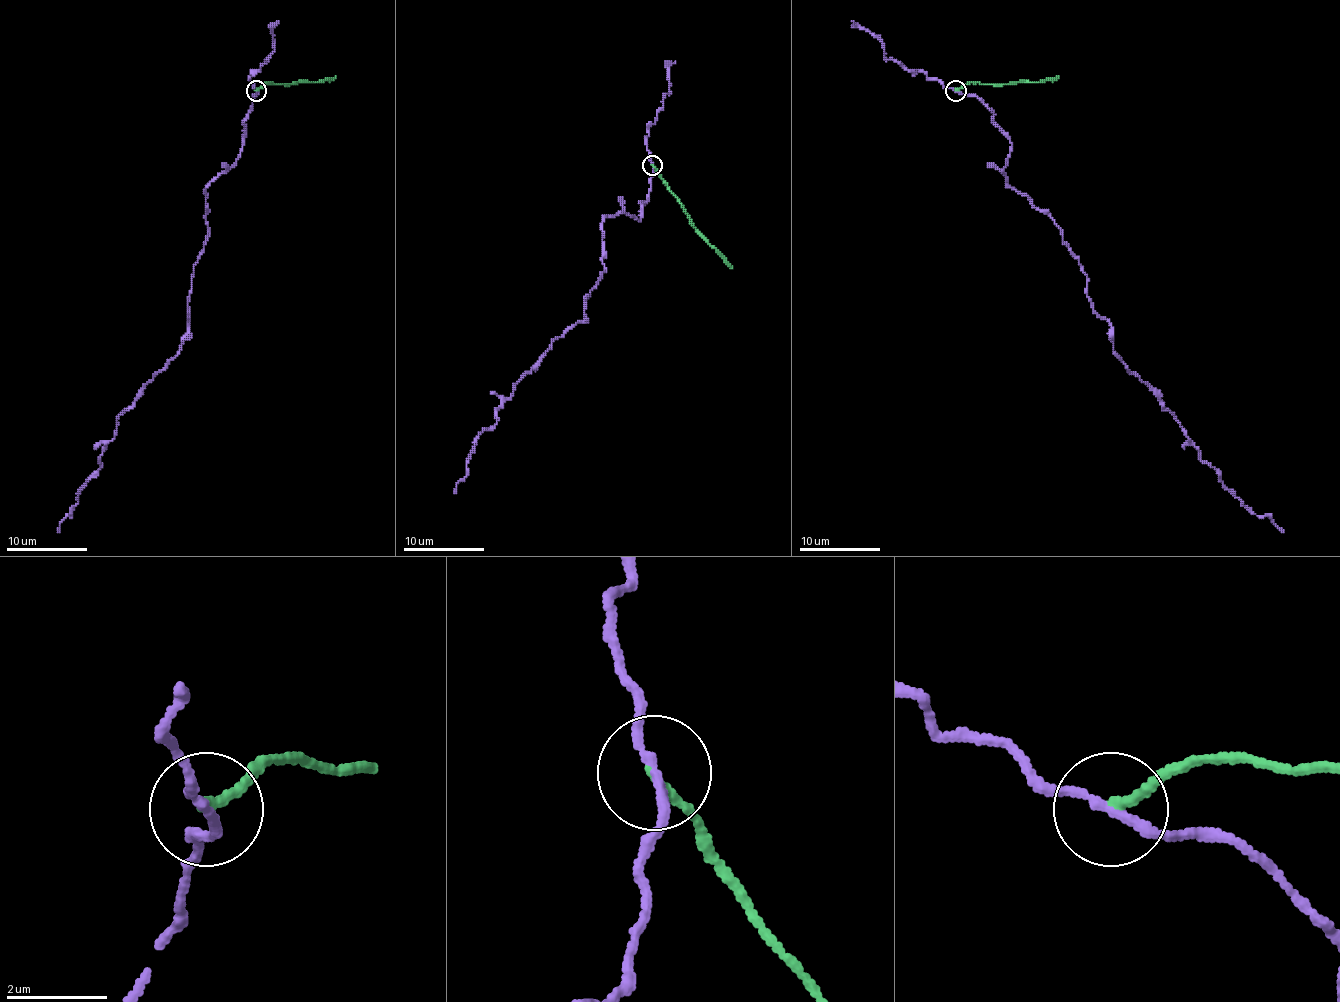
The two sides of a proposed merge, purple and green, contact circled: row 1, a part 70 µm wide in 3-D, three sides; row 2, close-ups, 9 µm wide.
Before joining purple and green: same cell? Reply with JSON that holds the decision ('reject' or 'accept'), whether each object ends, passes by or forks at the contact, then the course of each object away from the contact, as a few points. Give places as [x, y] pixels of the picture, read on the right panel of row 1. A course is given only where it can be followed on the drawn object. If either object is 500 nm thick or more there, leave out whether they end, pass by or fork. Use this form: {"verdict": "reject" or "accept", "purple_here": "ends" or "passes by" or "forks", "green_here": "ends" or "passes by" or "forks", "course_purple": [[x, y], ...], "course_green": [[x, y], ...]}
{"verdict": "reject", "purple_here": "passes by", "green_here": "ends", "course_purple": [[955, 90], [975, 96], [1010, 141], [1006, 181], [1060, 230], [1113, 349], [1219, 479], [1283, 532]], "course_green": [[955, 90], [971, 82], [1014, 84], [1054, 80], [1058, 76]]}

